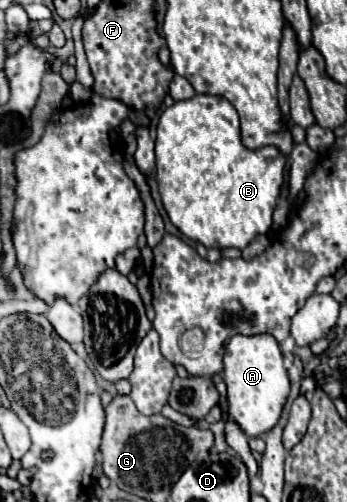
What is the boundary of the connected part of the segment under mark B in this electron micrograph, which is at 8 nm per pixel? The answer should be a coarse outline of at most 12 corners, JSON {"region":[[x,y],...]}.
{"region":[[212,94],[160,114],[170,222],[206,248],[266,234],[286,154]]}

